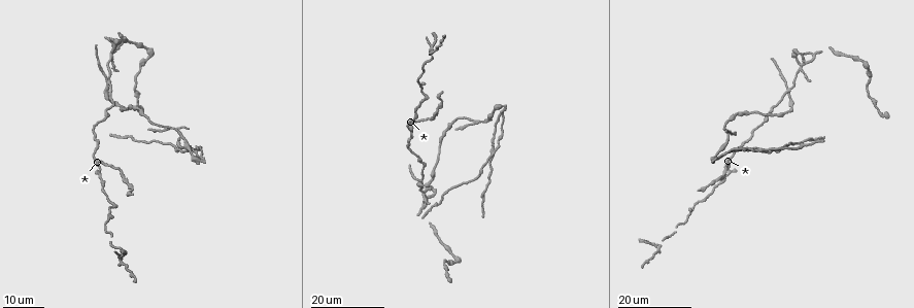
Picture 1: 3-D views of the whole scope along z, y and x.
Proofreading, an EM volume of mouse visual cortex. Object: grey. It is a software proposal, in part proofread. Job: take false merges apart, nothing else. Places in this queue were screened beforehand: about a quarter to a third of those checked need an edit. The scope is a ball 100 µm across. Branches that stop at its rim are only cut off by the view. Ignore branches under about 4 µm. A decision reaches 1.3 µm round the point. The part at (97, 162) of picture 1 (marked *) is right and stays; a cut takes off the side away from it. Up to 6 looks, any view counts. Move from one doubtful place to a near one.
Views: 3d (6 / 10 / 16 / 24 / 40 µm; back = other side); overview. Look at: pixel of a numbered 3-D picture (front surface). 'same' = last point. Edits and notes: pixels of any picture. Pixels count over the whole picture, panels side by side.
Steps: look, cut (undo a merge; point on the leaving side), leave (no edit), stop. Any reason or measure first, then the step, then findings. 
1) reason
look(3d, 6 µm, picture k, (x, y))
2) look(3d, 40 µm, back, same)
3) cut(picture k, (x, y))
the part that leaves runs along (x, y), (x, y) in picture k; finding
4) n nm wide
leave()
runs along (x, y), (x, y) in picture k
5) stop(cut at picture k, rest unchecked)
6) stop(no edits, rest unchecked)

four arms meet
look(3d, 16 µm, picture 1, (106, 82))

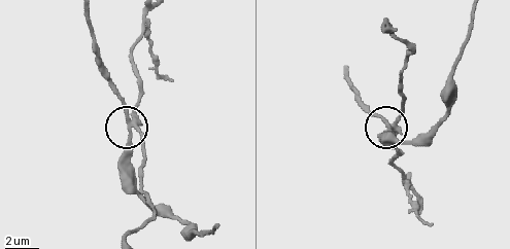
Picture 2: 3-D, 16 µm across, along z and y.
look(3d, 10 µm, picture 2, (130, 128))

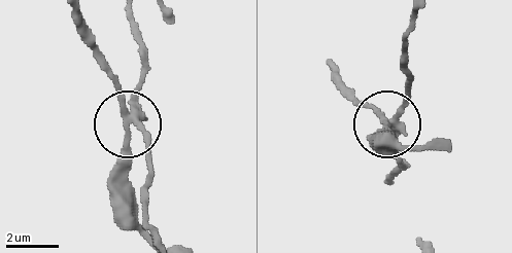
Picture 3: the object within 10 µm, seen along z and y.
260 nm wide
cut(picture 3, (117, 82))
two neurons meet here

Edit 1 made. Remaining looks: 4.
three arms meet
look(3d, 16 µm, picture 1, (424, 193))

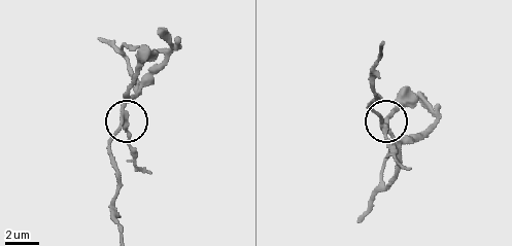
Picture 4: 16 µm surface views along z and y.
look(3d, 10 µm, picture 4, (385, 127))

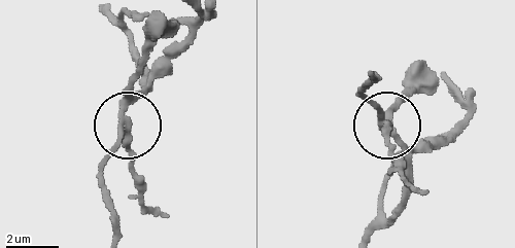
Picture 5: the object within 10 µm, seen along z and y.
cut(picture 5, (126, 150))
the part that leaves runs along (127, 120), (127, 158), (138, 191), (165, 216) in picture 5; a second neuron is stuck on

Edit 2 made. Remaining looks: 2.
look(3d, 24 µm, picture 1, (657, 246))

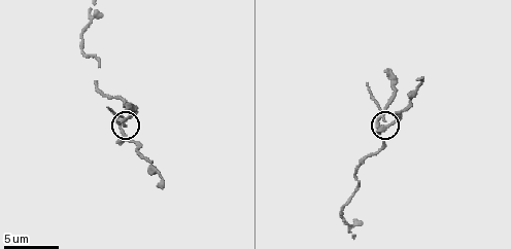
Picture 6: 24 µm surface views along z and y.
look(3d, 6 µm, picture 6, (119, 123))

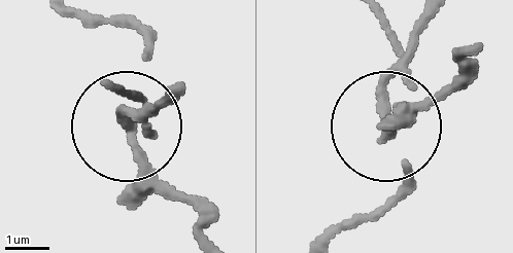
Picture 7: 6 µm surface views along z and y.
210 nm wide
cut(picture 7, (150, 109))
a second neuron is stuck on

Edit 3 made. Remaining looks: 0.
stop(cut at picture 3, cut at picture 5, cut at picture 7, rest unchecked)

